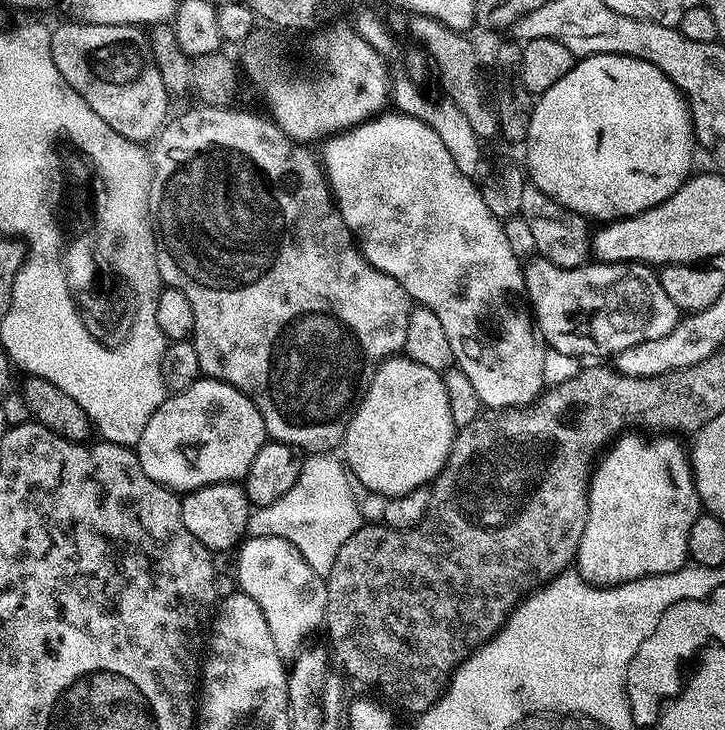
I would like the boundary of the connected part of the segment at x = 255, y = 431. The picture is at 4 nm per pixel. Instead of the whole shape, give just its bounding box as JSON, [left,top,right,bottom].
[134,378,266,494]

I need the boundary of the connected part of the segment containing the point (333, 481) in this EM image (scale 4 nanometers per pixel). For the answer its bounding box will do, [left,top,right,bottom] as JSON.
[248,453,363,576]

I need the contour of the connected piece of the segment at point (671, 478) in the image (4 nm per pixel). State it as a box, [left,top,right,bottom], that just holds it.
[578,434,702,584]

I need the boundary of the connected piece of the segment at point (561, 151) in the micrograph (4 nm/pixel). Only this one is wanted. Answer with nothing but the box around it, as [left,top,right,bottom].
[526,54,694,222]

